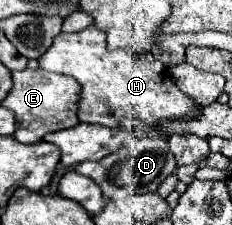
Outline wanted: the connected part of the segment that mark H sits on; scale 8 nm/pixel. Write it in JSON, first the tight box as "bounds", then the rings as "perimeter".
{"bounds":[39,25,197,127],"perimeter":[[[95,25],[79,33],[59,33],[39,59],[39,67],[45,71],[65,73],[81,83],[79,101],[79,121],[99,123],[105,127],[119,127],[123,119],[141,119],[149,125],[173,117],[181,117],[197,107],[193,99],[181,93],[173,79],[163,71],[163,67],[153,61],[151,53],[135,57],[125,49],[109,51],[105,43],[105,33]]]}

